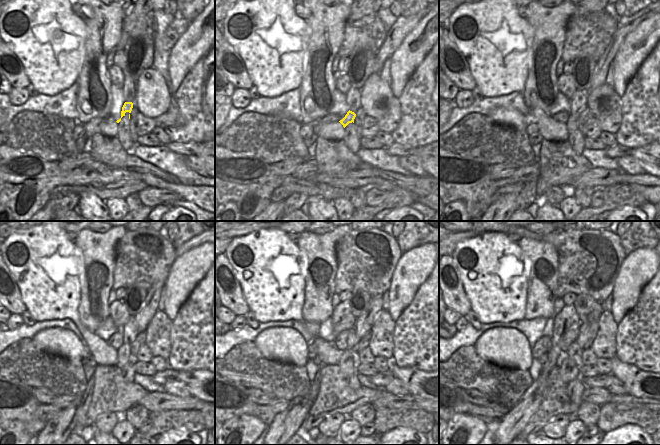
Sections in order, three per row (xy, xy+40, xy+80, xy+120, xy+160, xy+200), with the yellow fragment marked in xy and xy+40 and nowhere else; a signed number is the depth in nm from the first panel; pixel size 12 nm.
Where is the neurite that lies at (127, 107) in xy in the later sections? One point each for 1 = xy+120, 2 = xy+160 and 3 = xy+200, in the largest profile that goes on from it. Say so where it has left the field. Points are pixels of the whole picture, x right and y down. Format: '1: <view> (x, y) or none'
1: xy+120 (124, 353)
2: xy+160 (346, 365)
3: xy+200 (568, 369)

